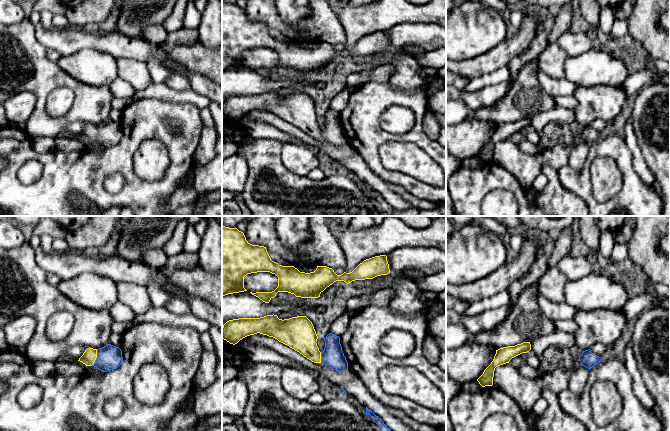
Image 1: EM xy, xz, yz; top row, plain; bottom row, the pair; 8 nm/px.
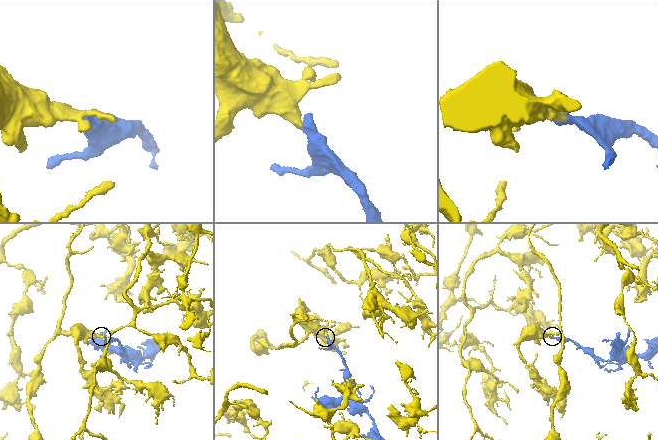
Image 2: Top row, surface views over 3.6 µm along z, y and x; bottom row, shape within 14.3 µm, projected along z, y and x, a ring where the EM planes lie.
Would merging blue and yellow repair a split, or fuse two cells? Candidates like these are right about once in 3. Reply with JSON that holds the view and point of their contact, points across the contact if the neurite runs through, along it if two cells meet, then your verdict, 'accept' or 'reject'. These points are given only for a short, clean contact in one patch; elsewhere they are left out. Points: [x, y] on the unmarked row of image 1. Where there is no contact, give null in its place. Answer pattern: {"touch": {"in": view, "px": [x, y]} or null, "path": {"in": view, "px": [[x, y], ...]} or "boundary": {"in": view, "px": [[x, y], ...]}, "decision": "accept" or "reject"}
{"touch": {"in": "xy", "px": [97, 133]}, "path": {"in": "xy", "px": [[109, 133], [97, 133], [88, 134]]}, "decision": "accept"}

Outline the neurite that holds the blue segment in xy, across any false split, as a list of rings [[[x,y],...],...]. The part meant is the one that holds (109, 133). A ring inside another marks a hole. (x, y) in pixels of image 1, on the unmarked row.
[[[108,120],[99,125],[87,124],[78,137],[107,148],[117,145],[123,138],[123,133],[119,123]]]

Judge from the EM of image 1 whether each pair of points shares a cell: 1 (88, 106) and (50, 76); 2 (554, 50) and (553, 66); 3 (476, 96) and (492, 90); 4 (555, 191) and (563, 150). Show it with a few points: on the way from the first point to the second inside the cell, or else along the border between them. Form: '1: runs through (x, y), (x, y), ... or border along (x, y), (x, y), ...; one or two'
1: runs through (83, 95), (70, 82), (61, 79); one
2: runs through (553, 54), (553, 62); one
3: runs through (480, 96), (488, 94); one
4: border along (541, 167), (549, 165), (557, 171); two

